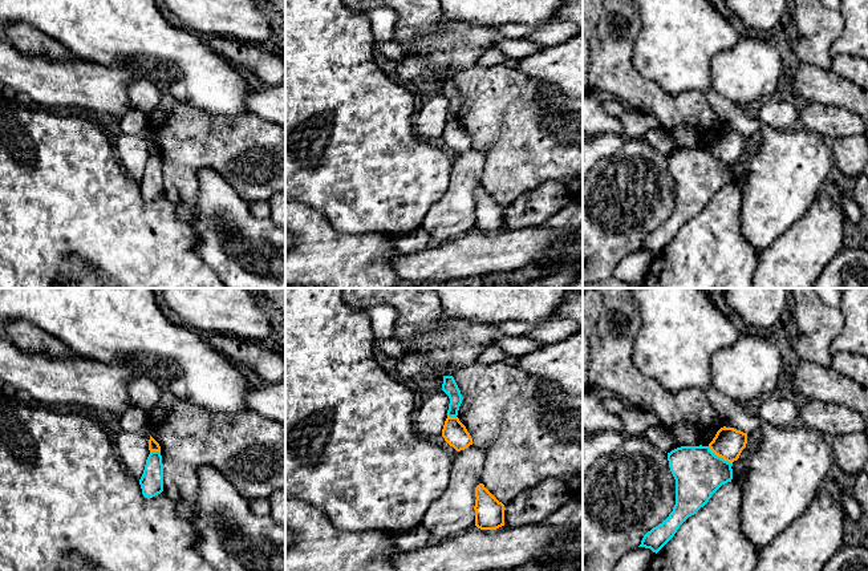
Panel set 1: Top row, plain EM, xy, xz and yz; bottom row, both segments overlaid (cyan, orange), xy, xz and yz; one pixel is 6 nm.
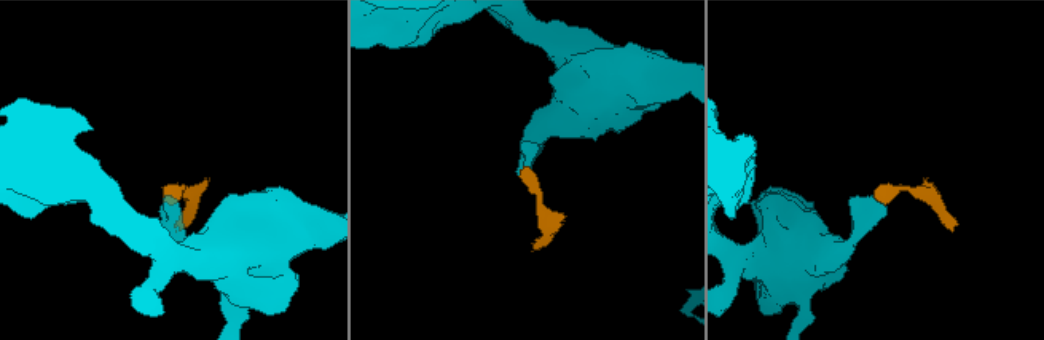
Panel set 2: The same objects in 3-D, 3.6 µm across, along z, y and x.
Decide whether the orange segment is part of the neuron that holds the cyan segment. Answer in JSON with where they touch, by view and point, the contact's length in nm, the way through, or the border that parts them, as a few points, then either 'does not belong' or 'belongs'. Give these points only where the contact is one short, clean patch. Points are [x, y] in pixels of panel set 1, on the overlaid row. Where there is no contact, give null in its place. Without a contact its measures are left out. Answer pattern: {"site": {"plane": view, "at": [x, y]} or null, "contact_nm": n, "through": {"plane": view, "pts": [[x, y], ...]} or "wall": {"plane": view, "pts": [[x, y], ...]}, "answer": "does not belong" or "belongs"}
{"site": {"plane": "yz", "at": [720, 457]}, "contact_nm": 190, "wall": {"plane": "yz", "pts": [[708, 446], [731, 464]]}, "answer": "does not belong"}

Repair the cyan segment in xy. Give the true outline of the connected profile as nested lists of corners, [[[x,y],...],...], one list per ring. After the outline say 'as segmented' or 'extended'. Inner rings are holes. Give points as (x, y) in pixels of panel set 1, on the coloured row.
[[[159,451],[149,454],[139,485],[145,498],[153,498],[163,491],[163,463]]]; as segmented

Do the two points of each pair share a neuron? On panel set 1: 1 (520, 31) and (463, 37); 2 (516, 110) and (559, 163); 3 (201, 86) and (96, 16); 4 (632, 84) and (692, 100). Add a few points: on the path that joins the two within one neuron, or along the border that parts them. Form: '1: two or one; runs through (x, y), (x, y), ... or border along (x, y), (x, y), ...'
1: two; border along (497, 27), (505, 36)
2: one; runs through (520, 124), (547, 150)
3: one; runs through (181, 59), (162, 40), (124, 23)
4: one; runs through (647, 96), (657, 102), (677, 102)

